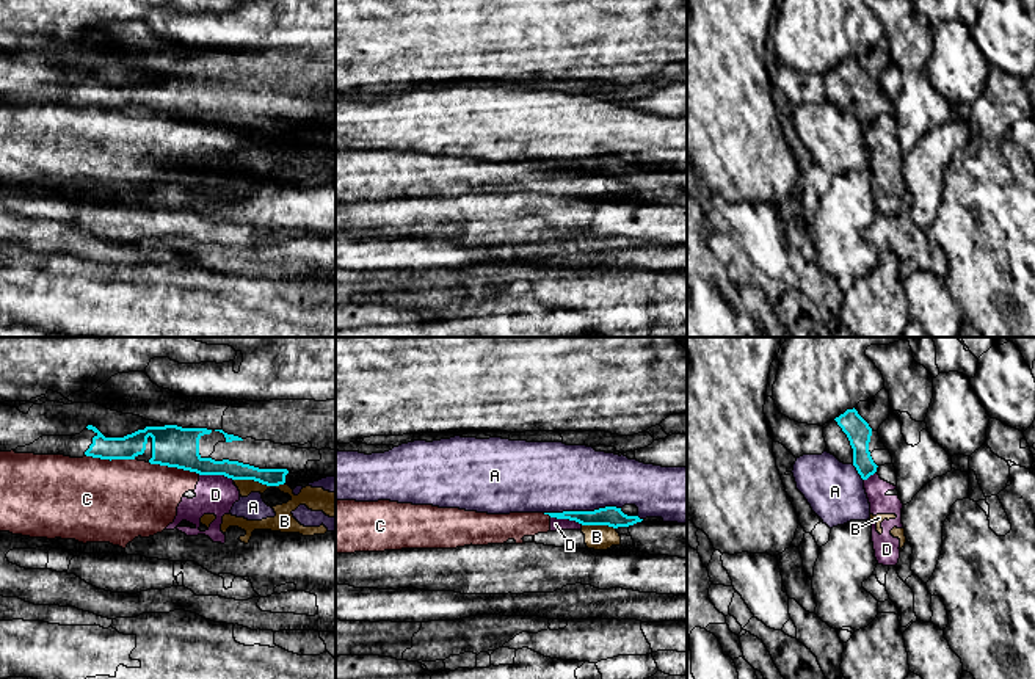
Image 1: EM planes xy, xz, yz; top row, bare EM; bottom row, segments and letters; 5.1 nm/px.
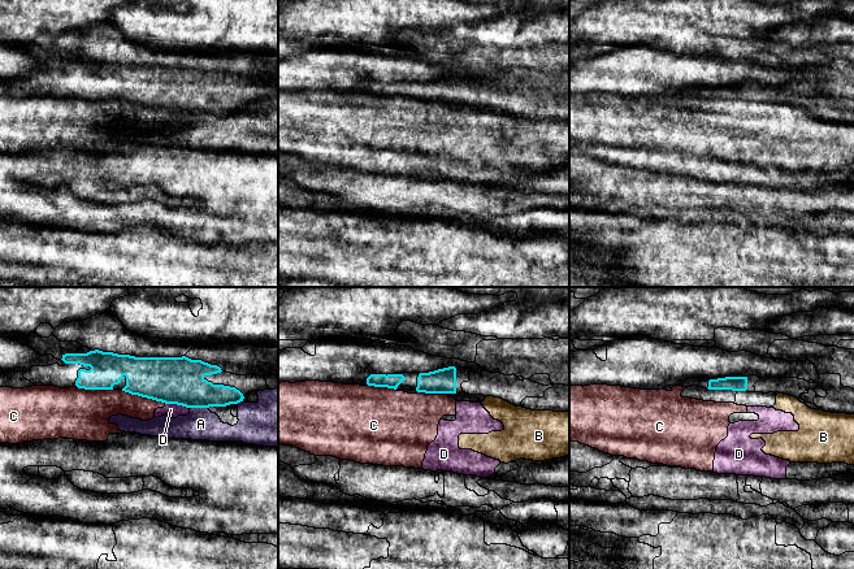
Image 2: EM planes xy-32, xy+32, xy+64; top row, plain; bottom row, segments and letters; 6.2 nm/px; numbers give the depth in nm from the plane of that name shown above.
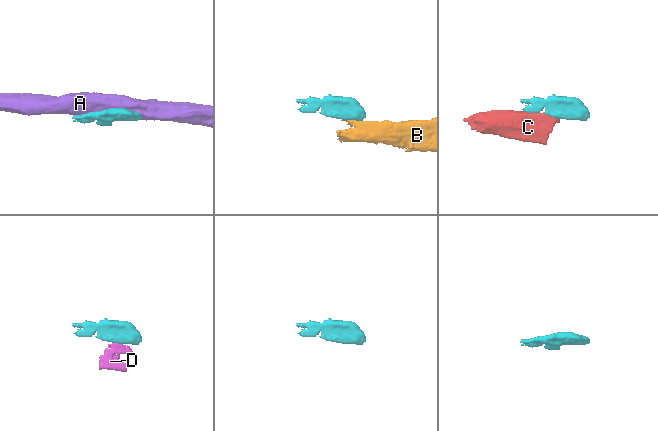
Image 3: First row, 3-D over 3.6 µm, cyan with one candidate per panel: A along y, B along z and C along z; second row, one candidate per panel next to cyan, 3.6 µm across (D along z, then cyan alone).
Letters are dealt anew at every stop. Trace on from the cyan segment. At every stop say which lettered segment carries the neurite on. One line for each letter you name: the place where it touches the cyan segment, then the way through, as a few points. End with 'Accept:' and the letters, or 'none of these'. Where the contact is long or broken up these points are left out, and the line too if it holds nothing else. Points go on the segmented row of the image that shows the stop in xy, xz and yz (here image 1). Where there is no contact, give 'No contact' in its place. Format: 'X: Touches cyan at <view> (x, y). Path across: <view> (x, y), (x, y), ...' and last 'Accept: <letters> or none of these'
Accept: none of these

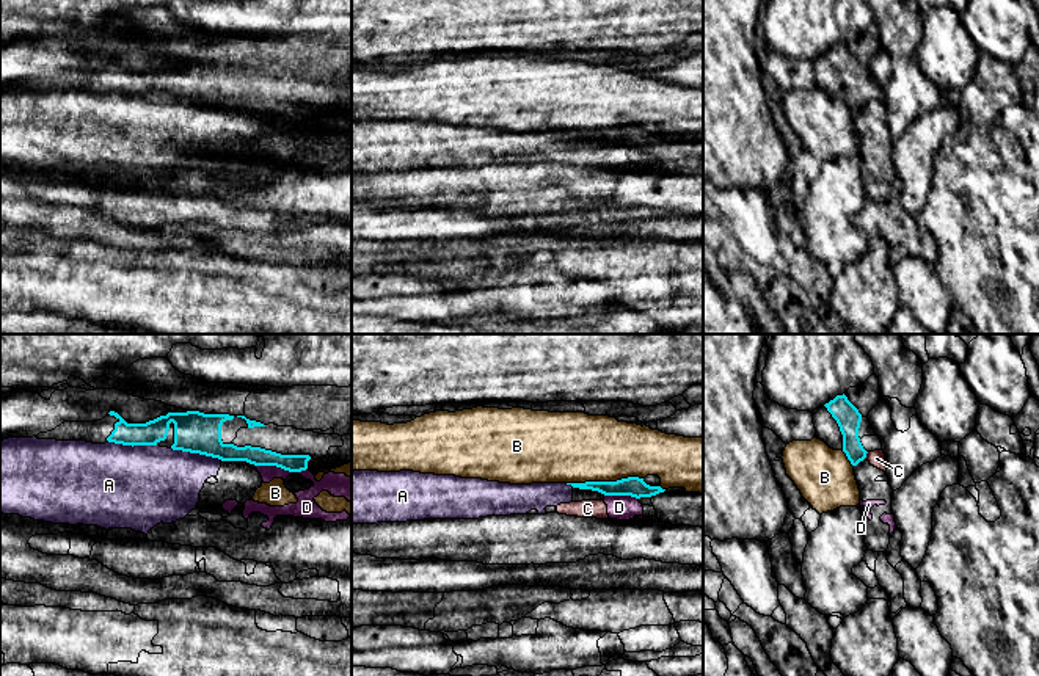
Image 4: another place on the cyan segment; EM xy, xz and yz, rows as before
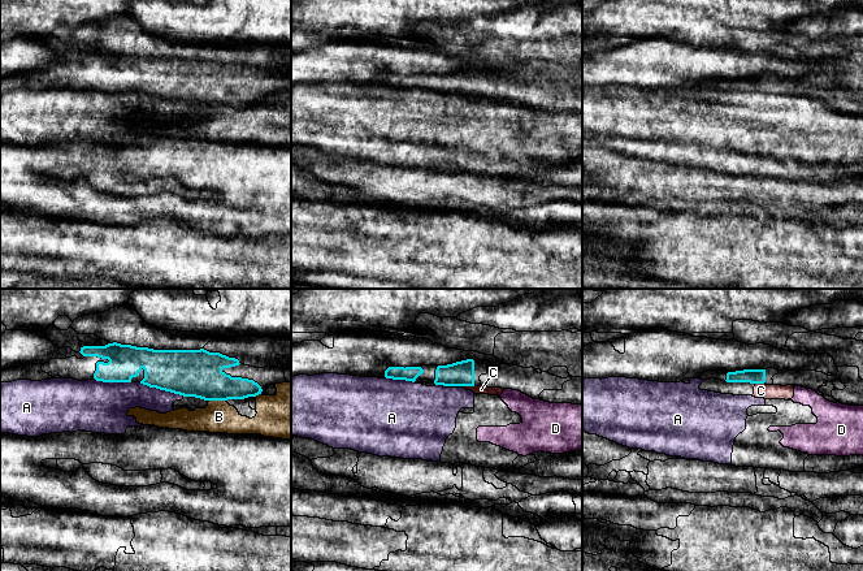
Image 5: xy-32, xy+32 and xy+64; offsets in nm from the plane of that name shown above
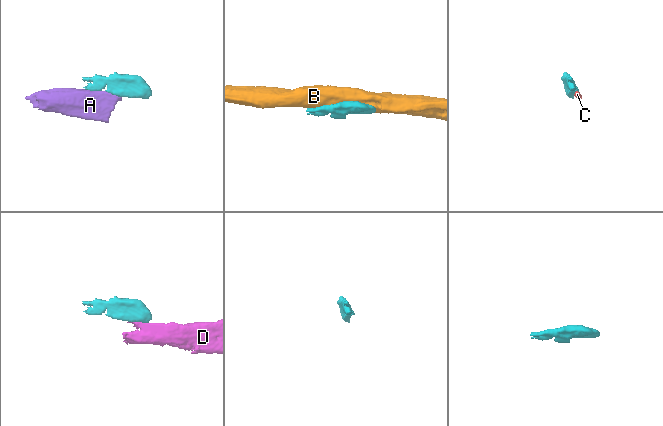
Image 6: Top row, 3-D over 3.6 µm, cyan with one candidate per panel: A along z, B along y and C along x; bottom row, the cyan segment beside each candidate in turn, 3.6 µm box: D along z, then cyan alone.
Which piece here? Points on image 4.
Accept: none of these

